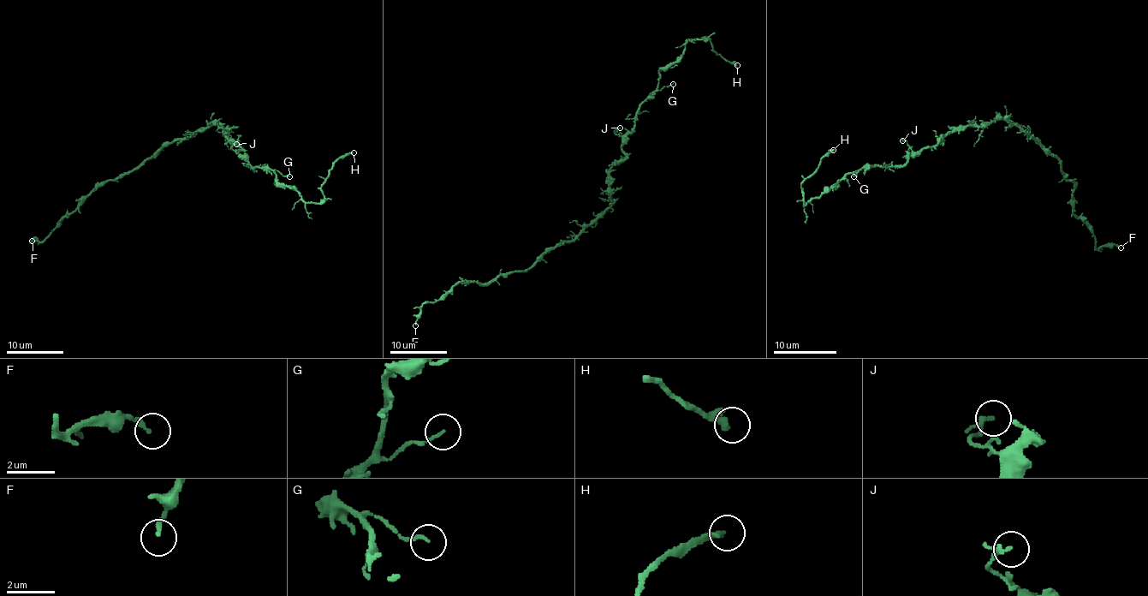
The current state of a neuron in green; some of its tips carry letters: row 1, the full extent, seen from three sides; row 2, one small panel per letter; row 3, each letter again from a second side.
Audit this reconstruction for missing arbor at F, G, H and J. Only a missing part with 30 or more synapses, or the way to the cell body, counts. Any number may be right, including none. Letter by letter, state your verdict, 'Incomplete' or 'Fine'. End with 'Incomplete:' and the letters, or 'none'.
F: Fine
G: Fine
H: Incomplete
J: Fine
Incomplete: H

